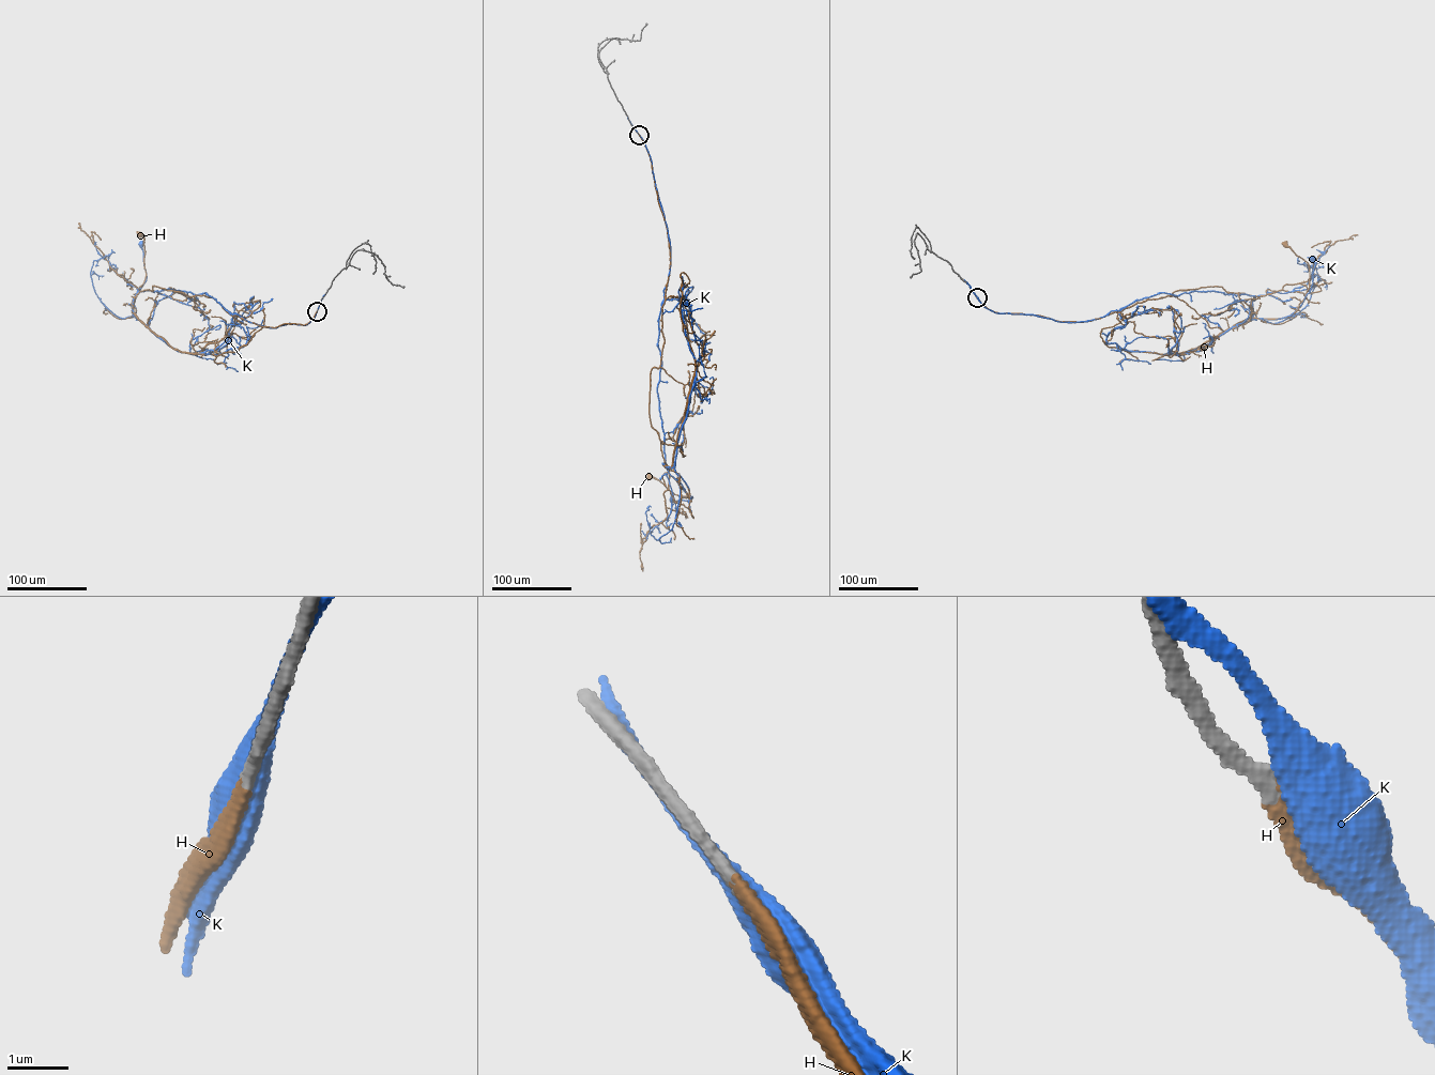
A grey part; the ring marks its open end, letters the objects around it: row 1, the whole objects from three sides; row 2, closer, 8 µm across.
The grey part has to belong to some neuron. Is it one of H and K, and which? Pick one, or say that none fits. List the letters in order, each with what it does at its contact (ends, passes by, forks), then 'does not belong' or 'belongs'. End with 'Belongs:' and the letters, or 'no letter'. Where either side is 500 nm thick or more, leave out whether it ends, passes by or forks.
H: it ends | belongs
K: it passes by | does not belong
Belongs: H

